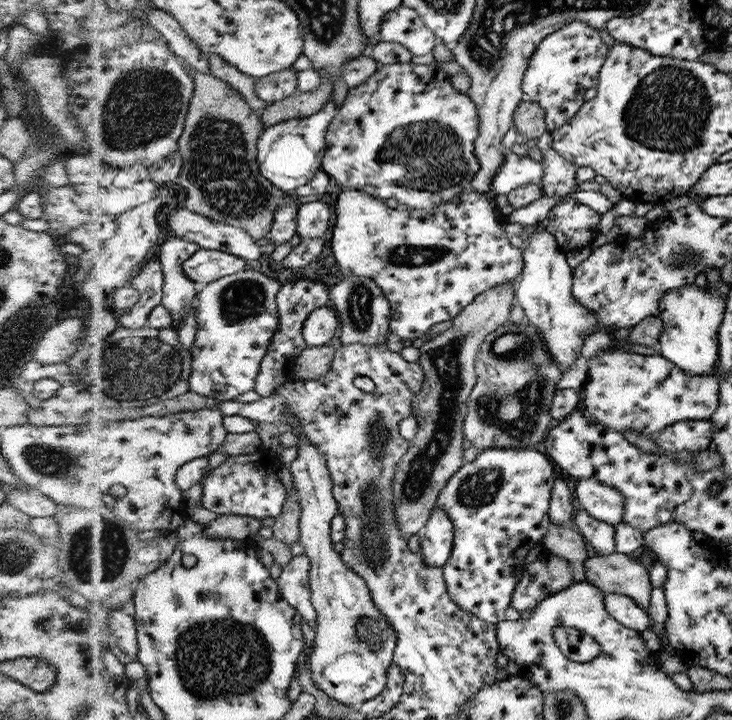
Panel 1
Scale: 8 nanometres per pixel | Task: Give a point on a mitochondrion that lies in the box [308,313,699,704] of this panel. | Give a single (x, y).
(445, 360)

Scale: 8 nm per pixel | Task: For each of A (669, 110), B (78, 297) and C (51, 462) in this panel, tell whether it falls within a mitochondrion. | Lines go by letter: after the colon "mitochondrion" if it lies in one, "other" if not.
A: mitochondrion
B: other
C: mitochondrion

